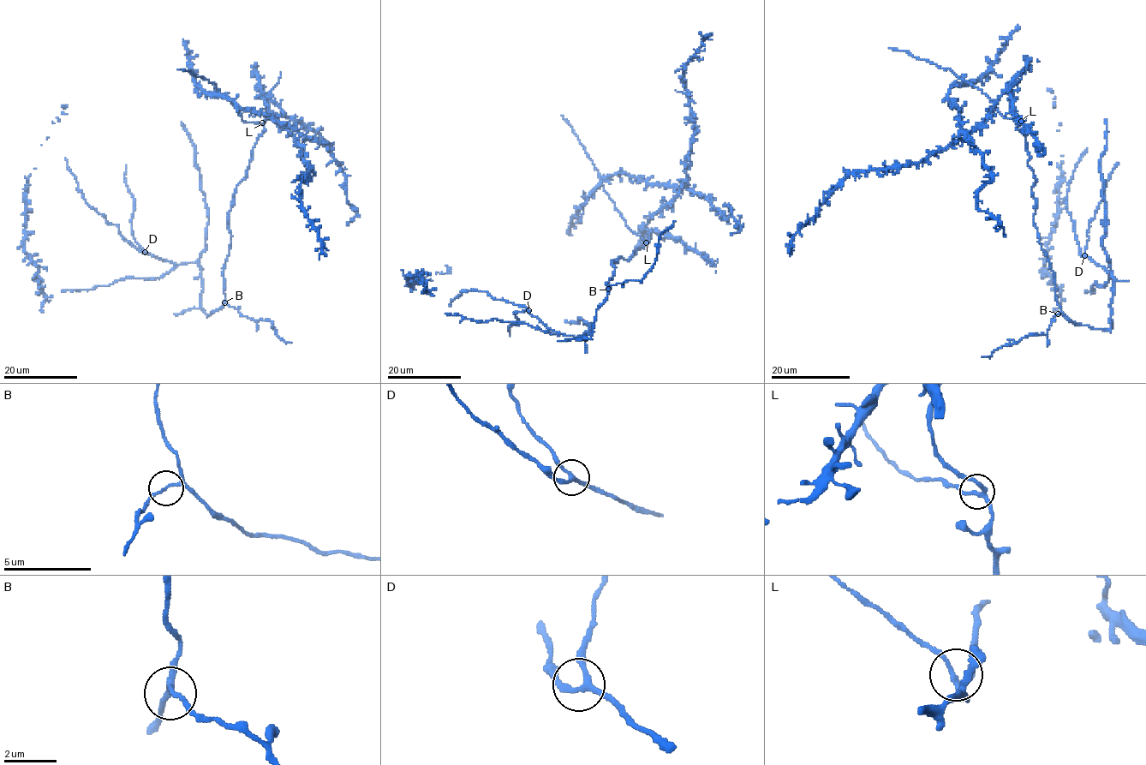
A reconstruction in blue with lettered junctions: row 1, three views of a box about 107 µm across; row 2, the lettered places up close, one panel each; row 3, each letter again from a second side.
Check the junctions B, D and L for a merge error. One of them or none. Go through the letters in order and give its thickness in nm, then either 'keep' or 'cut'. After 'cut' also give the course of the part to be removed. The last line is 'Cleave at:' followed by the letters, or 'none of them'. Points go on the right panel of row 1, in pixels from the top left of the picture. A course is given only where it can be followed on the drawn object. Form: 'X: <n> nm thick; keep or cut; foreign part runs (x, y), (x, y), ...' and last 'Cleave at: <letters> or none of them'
B: 110 nm thick; keep
D: 200 nm thick; keep
L: 180 nm thick; keep
Cleave at: none of them

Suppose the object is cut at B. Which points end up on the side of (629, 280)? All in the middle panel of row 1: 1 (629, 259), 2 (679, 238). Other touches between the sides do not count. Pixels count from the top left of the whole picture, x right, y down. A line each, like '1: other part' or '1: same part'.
1: other part
2: other part

